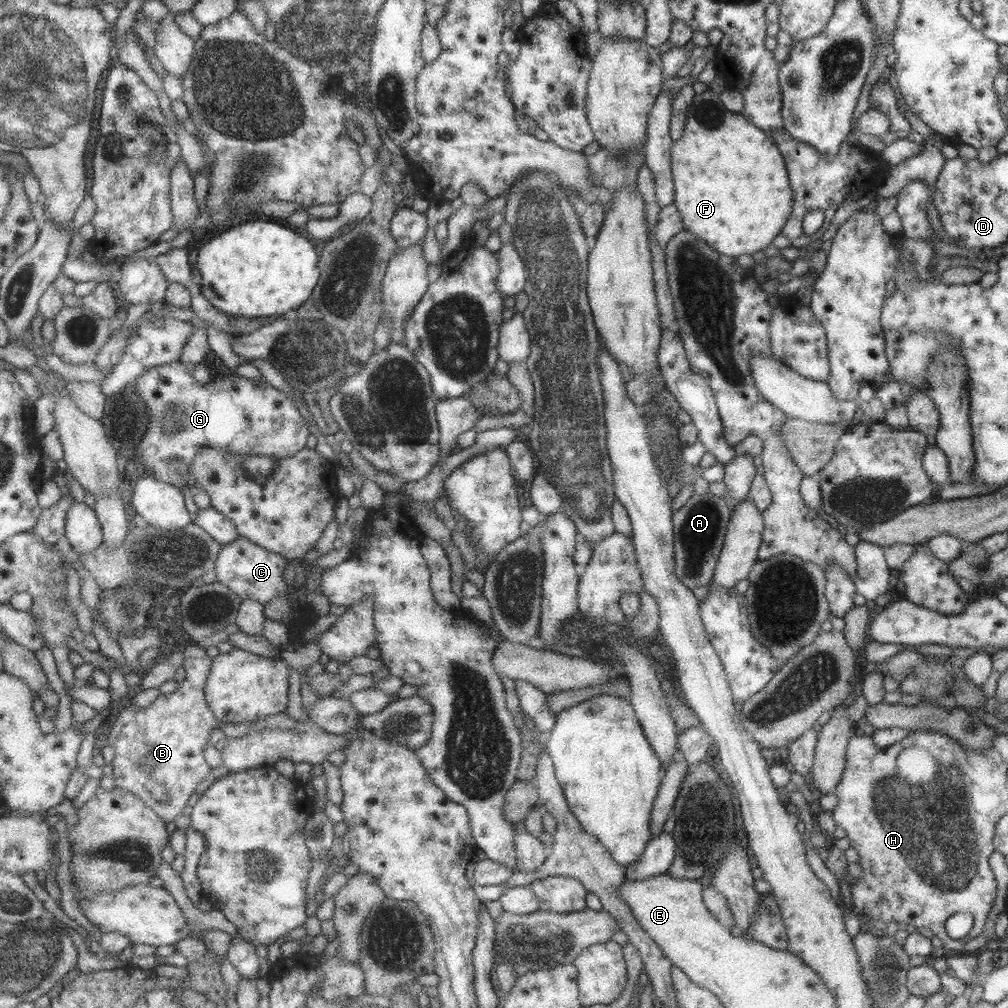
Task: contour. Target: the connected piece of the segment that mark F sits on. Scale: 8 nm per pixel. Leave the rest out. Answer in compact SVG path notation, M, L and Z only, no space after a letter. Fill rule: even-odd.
M709 87L696 94L689 103L685 128L682 136L672 141L670 154L674 186L672 203L681 216L685 231L711 245L719 254L730 257L761 251L780 234L793 205L783 156L769 135L745 120L741 113L727 110L720 95Z

